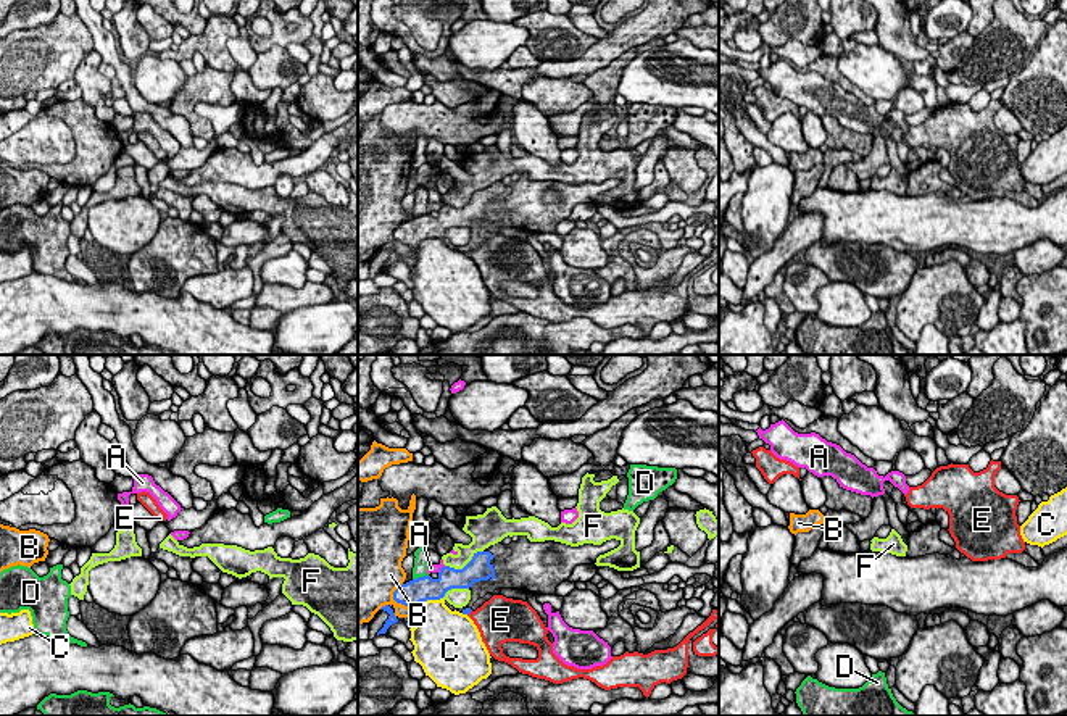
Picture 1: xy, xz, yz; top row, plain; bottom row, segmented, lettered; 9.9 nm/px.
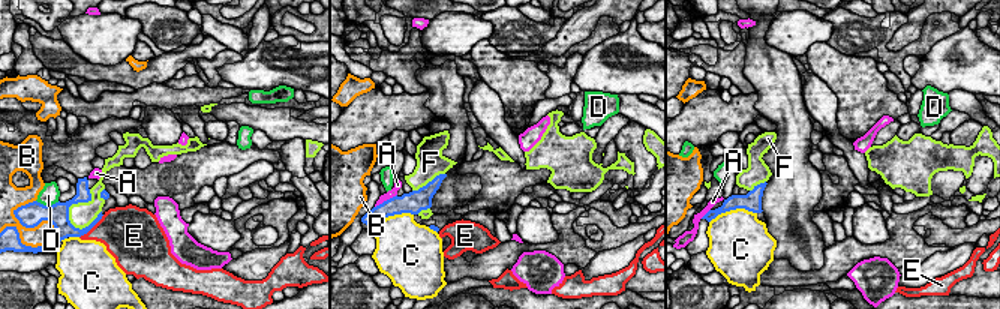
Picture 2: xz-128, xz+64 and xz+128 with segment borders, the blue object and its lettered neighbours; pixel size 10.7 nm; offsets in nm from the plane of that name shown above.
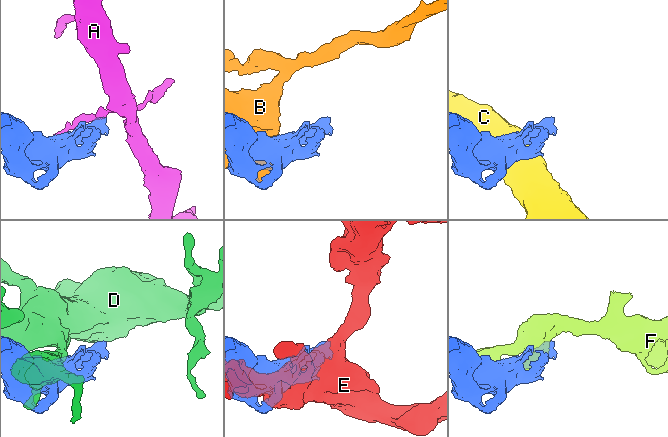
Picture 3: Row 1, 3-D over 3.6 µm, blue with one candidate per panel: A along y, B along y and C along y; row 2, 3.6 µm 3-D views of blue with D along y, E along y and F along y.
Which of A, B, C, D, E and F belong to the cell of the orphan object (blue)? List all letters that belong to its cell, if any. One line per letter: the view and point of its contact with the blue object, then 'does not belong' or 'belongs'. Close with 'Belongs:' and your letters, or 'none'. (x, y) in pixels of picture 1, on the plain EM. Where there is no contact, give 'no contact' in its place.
A: xz (440, 208) | does not belong
B: xz (397, 241) | does not belong
C: xz (427, 237) | does not belong
D: xz (419, 216) | does not belong
E: xz (469, 250) | does not belong
F: xz (464, 205) | does not belong
Belongs: none

